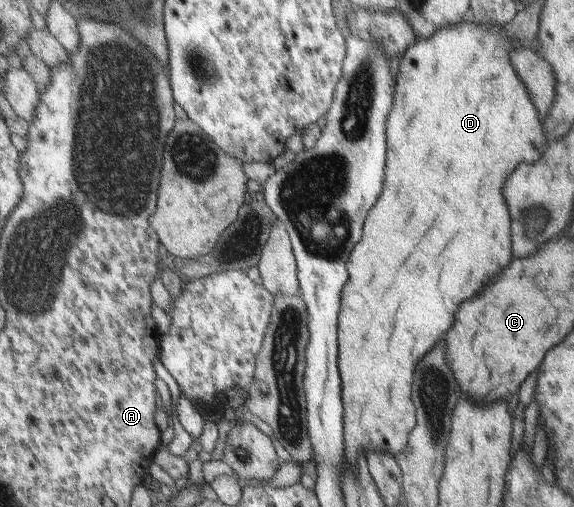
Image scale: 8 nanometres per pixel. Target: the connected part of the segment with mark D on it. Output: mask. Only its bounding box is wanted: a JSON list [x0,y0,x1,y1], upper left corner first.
[341,17,545,467]

